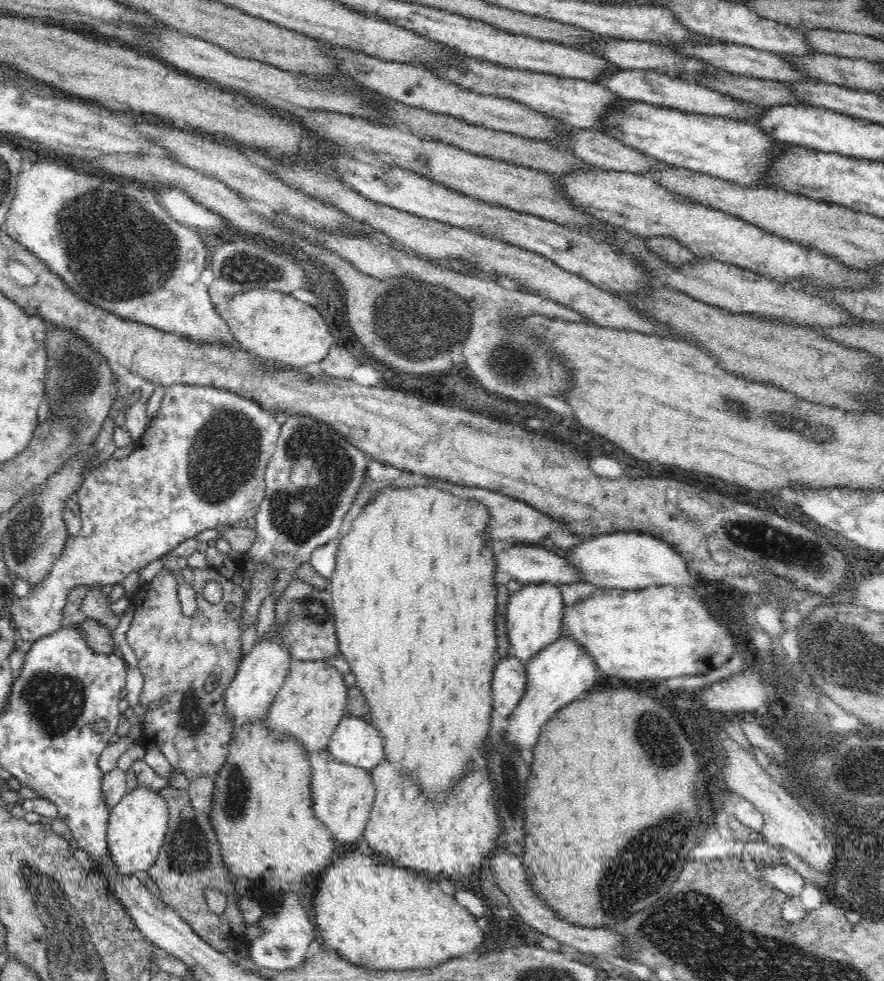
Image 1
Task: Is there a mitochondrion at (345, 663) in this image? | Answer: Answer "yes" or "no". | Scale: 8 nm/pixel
no

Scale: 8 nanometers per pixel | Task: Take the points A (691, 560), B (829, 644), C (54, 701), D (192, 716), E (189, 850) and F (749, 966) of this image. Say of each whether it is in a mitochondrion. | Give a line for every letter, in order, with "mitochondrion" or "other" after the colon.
A: other
B: mitochondrion
C: mitochondrion
D: mitochondrion
E: mitochondrion
F: mitochondrion

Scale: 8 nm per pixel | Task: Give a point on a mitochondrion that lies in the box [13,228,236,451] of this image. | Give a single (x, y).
(80, 376)

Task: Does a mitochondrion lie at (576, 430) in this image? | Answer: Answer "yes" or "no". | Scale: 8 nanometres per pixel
no

